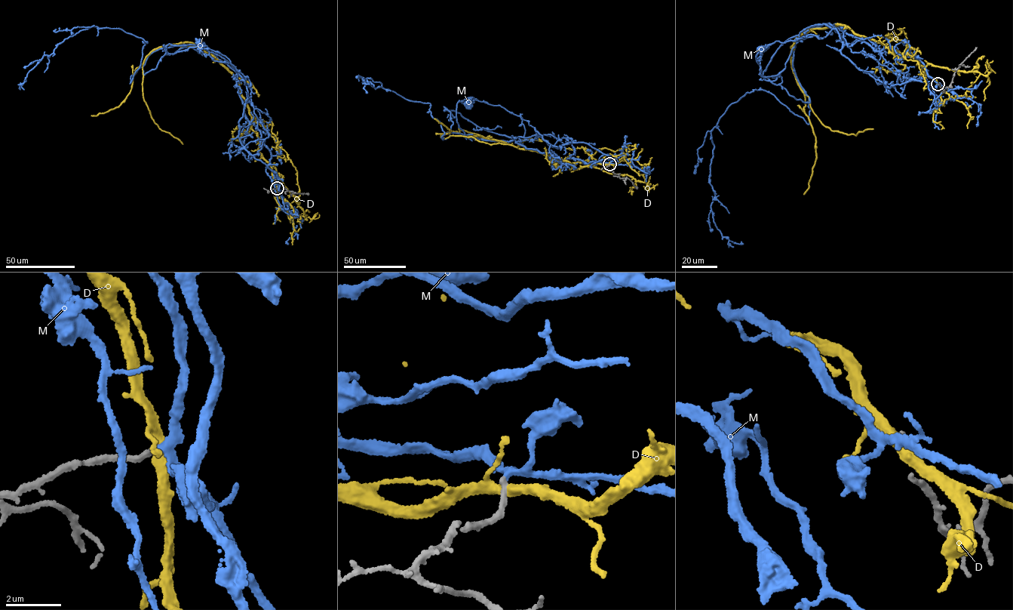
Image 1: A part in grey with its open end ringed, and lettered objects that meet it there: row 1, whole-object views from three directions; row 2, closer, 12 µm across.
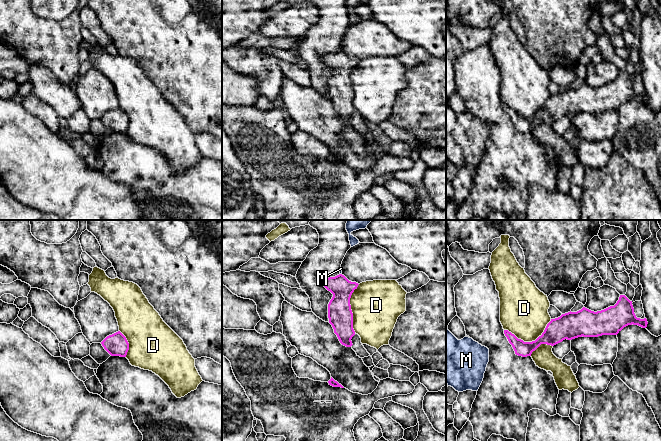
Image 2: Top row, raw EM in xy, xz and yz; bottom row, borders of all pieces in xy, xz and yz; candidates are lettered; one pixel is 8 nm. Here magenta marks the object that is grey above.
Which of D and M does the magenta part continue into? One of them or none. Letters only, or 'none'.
M

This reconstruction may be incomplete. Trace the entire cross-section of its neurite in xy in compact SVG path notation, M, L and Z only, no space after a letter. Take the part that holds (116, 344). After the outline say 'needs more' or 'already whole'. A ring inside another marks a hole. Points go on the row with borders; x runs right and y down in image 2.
M120 331L107 336L101 344L111 356L126 357L129 350L129 343Z | already whole

